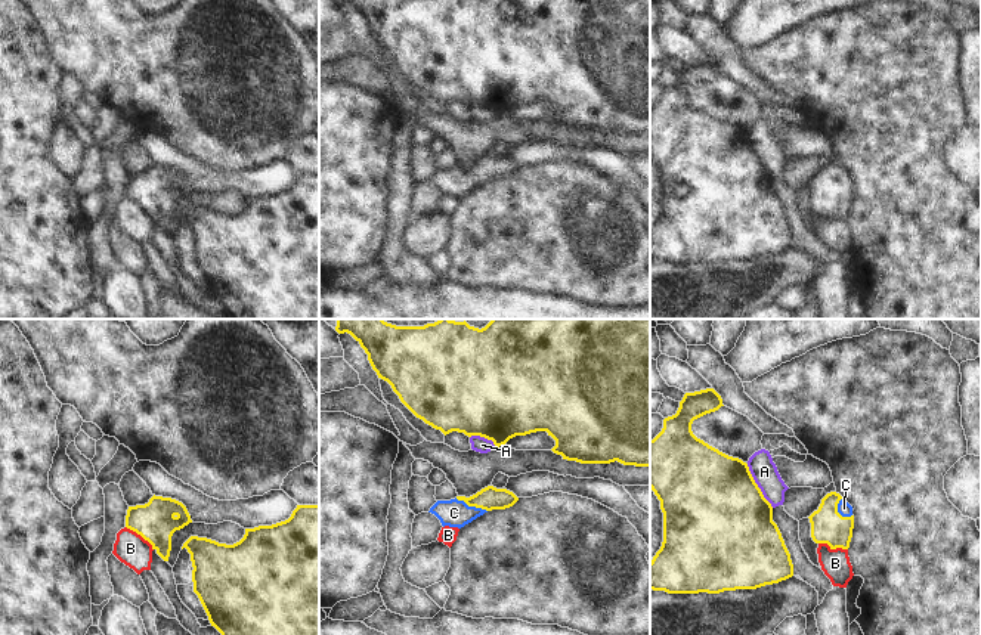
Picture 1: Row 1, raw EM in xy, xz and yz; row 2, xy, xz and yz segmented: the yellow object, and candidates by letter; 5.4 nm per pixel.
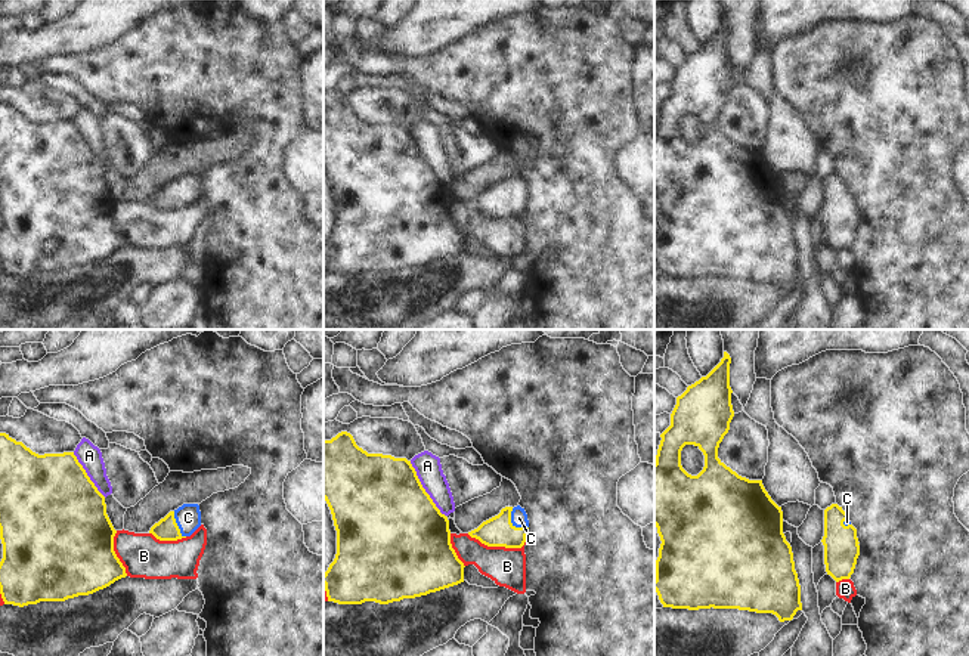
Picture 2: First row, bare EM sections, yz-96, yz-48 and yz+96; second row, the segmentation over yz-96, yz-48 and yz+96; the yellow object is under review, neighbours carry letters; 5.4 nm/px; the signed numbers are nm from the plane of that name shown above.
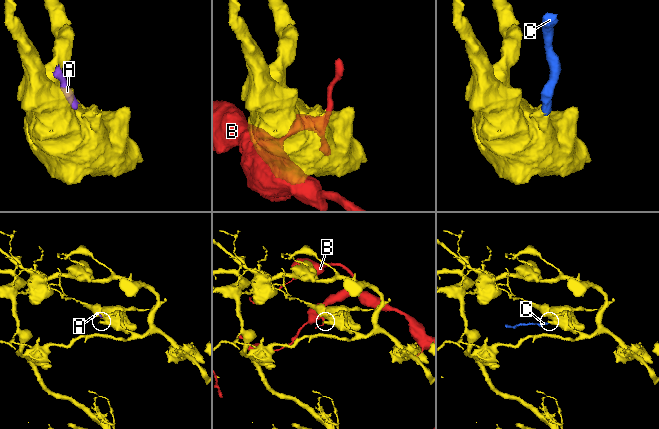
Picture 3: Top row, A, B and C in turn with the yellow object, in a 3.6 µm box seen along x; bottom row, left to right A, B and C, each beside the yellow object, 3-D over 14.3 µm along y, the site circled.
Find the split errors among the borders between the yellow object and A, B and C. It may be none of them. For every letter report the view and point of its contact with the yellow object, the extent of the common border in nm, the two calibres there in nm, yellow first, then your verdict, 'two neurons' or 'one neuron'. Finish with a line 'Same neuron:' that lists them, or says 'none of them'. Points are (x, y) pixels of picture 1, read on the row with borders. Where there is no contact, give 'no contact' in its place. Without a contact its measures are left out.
A: contact yz (757, 486); length 280 nm; calibres 500 and 140 nm; two neurons
B: contact xy (141, 535); length 200 nm; calibres 220 and 180 nm; two neurons
C: contact xz (472, 505); length 190 nm; calibres 130 and 150 nm; one neuron
Same neuron: C

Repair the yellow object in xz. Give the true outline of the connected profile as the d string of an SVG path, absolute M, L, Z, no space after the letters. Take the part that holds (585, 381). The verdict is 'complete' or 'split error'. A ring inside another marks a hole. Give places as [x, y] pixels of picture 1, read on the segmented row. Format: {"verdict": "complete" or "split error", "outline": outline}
{"verdict": "complete", "outline": "M337 319L335 331L350 334L368 354L378 378L387 381L400 402L420 419L445 436L458 431L492 440L495 447L516 436L547 431L556 440L551 449L563 459L581 464L610 464L650 467L650 319L492 319L485 328L470 326L465 320L439 319L424 326L396 326L383 319Z"}

